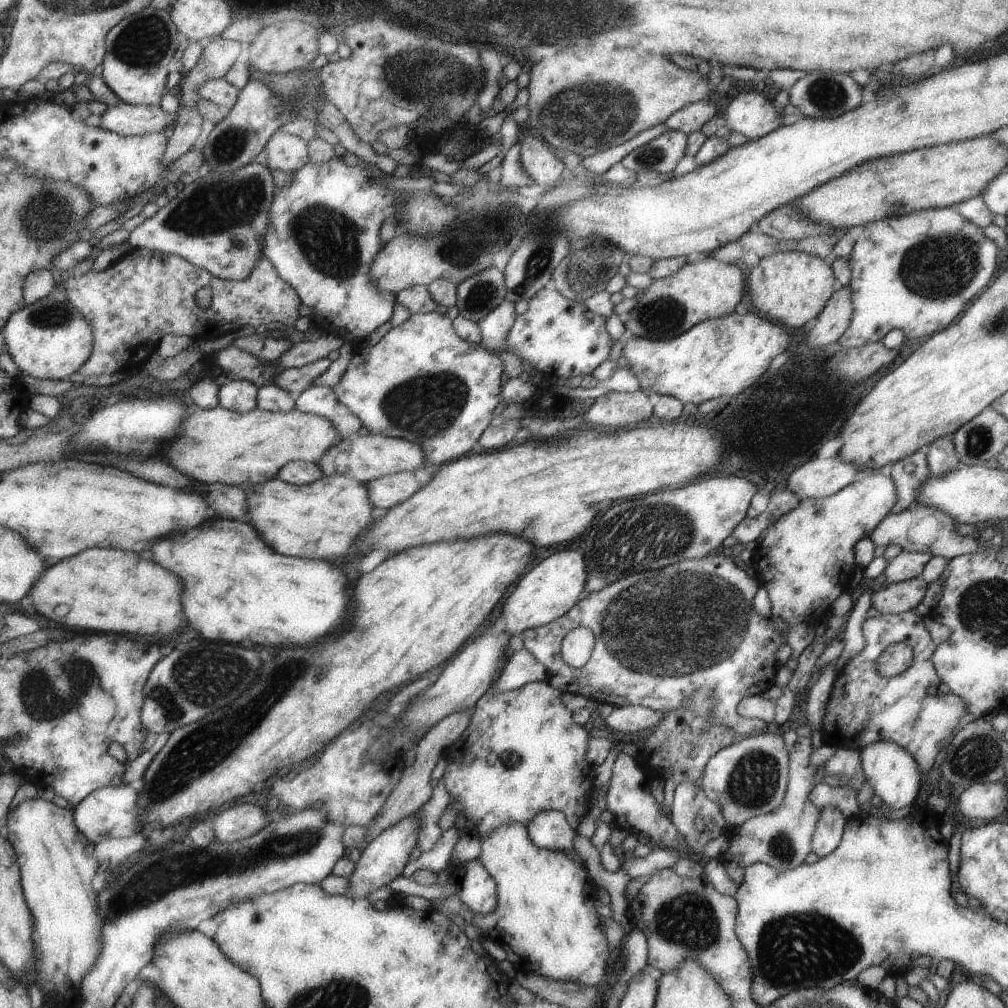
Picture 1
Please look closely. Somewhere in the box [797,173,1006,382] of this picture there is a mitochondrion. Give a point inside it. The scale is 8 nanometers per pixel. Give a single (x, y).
(935, 267)

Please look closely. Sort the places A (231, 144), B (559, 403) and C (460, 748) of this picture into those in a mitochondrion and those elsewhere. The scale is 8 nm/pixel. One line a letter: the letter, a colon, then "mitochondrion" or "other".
A: mitochondrion
B: other
C: other

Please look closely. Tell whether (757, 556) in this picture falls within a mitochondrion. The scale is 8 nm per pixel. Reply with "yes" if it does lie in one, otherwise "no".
no

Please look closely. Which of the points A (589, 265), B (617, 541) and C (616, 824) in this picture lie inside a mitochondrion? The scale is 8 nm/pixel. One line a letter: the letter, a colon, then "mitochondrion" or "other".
A: mitochondrion
B: mitochondrion
C: other

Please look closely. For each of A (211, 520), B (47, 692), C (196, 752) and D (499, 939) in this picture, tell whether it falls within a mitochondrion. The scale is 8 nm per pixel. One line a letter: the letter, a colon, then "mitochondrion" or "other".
A: other
B: mitochondrion
C: mitochondrion
D: other

